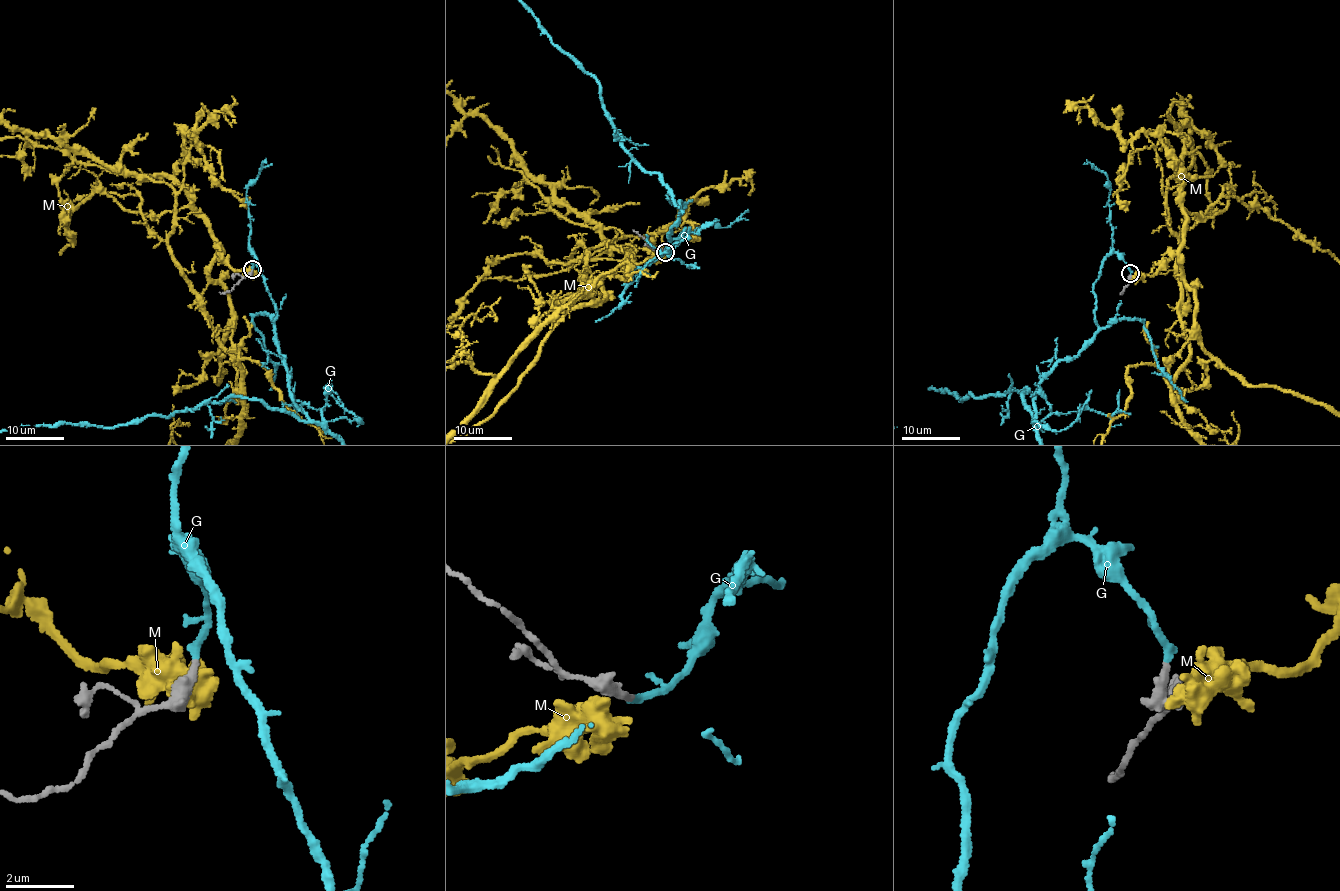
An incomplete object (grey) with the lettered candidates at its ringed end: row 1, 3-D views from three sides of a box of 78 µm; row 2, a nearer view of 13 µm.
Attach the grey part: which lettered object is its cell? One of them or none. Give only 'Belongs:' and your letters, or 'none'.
Belongs: G

